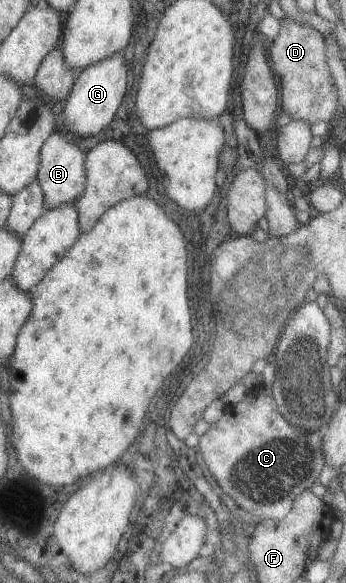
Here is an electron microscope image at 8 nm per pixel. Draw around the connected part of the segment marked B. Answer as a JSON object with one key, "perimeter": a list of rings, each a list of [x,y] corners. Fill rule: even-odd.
{"perimeter":[[[55,129],[39,149],[38,169],[35,182],[40,186],[45,209],[56,208],[60,204],[70,204],[83,190],[85,175],[83,170],[86,151],[76,146],[77,139],[61,129]]]}

